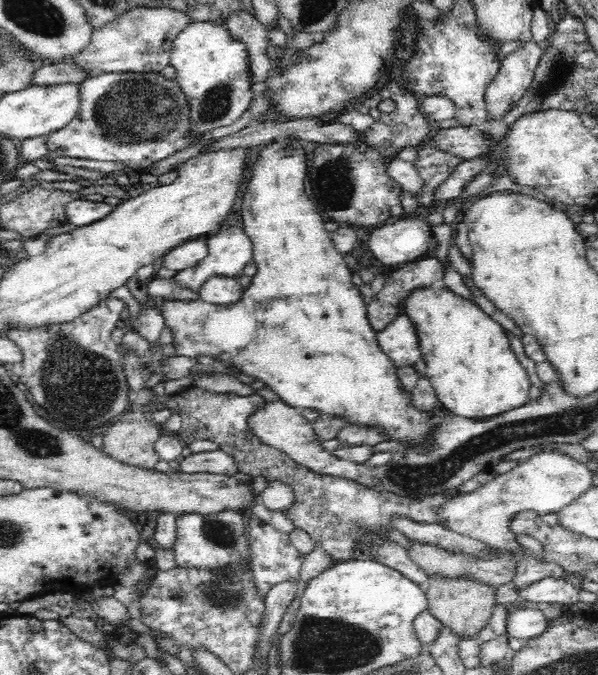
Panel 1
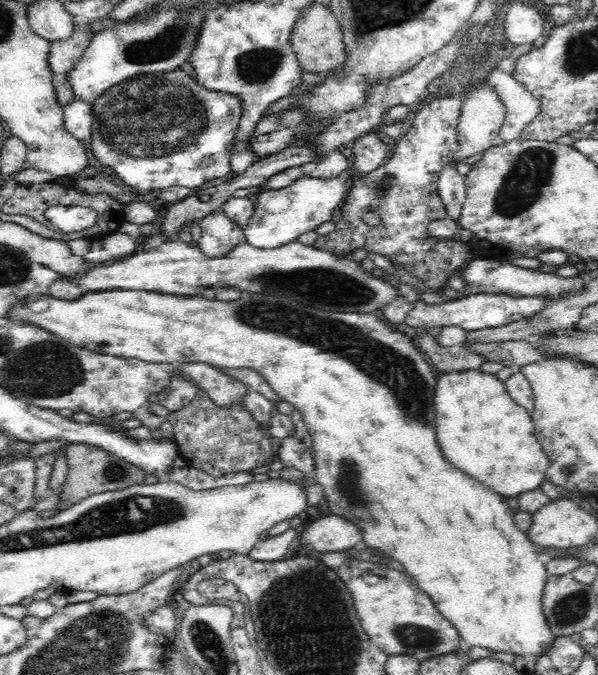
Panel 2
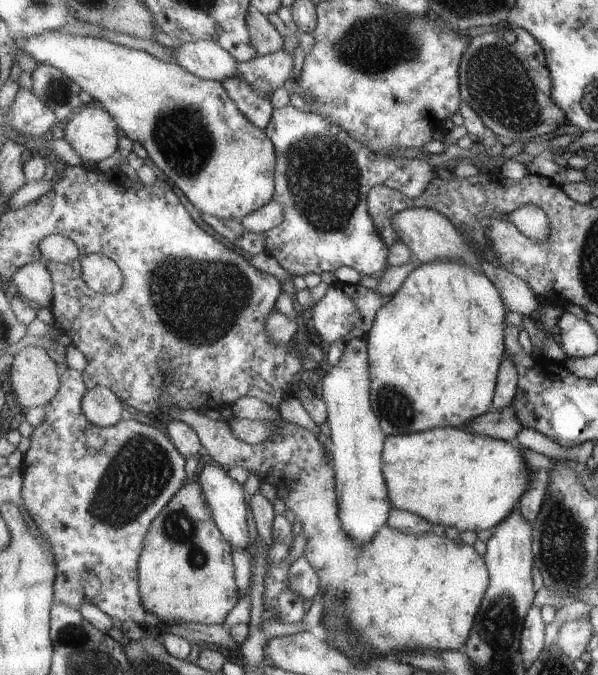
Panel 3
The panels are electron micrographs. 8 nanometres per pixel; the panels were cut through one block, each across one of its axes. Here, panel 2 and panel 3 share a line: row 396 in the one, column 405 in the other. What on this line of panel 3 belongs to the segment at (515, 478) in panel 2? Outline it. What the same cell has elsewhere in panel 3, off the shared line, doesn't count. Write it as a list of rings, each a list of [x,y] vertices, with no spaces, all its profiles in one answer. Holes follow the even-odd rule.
[[[467,427],[435,428],[427,432],[388,436],[382,459],[392,508],[409,511],[433,524],[440,524],[447,533],[492,530],[509,518],[516,508],[519,511],[522,496],[532,490],[526,450],[507,441],[474,434]]]

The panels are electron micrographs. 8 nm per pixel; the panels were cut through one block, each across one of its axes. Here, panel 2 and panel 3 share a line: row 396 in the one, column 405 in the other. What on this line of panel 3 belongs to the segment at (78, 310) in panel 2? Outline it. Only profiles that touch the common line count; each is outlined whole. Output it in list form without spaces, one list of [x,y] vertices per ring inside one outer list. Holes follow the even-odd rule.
[[[435,261],[428,265],[419,264],[408,276],[403,286],[394,294],[391,302],[388,302],[379,312],[374,320],[368,337],[368,355],[370,360],[370,373],[372,378],[371,400],[374,411],[377,413],[382,429],[388,436],[404,435],[431,428],[466,428],[474,418],[484,415],[493,409],[494,396],[498,384],[499,371],[502,368],[502,360],[505,359],[506,348],[506,323],[505,318],[509,316],[507,307],[501,298],[499,289],[491,279],[482,271],[472,269],[459,261]]]

